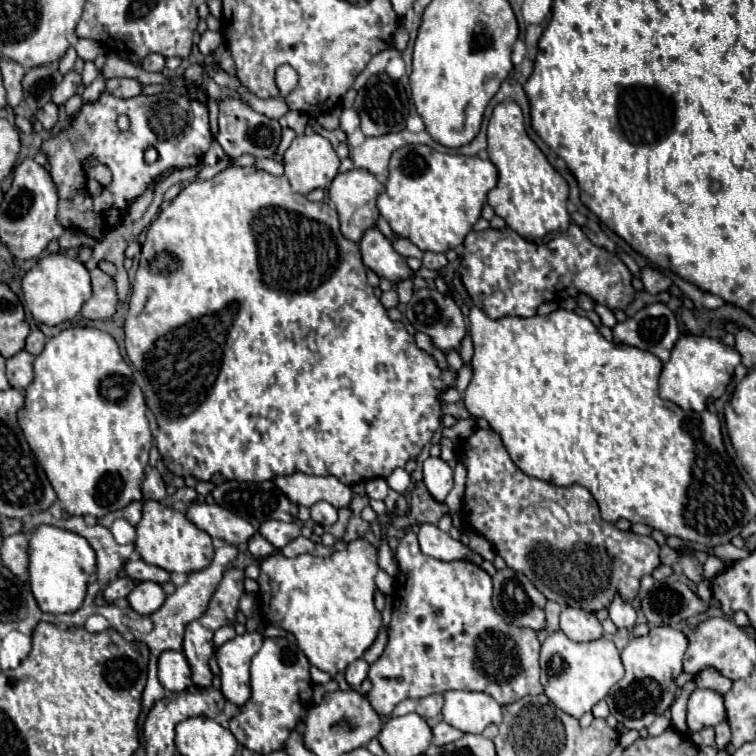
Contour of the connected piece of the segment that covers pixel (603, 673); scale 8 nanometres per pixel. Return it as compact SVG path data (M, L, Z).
M553 631L541 645L541 683L545 695L557 709L571 717L581 717L591 711L601 699L607 697L611 687L623 677L623 663L617 647L609 639L597 639L591 643L573 643L563 631Z

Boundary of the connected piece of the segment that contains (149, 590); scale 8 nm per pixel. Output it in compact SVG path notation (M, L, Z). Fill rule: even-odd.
M143 581L143 583L135 585L135 589L127 595L127 601L129 601L131 609L137 611L139 615L151 615L163 605L165 597L167 595L159 583Z

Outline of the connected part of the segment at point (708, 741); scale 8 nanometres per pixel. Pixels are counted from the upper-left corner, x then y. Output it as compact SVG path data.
M707 727L707 729L701 729L701 731L689 733L689 737L691 737L691 741L693 741L695 745L699 745L699 747L703 747L703 745L713 745L715 731L713 731L713 727Z

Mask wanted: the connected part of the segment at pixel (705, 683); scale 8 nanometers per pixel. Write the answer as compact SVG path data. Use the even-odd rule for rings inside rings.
M708 667L696 675L695 683L702 689L713 689L725 695L733 681L729 677L723 677L723 673L719 673L717 669Z

